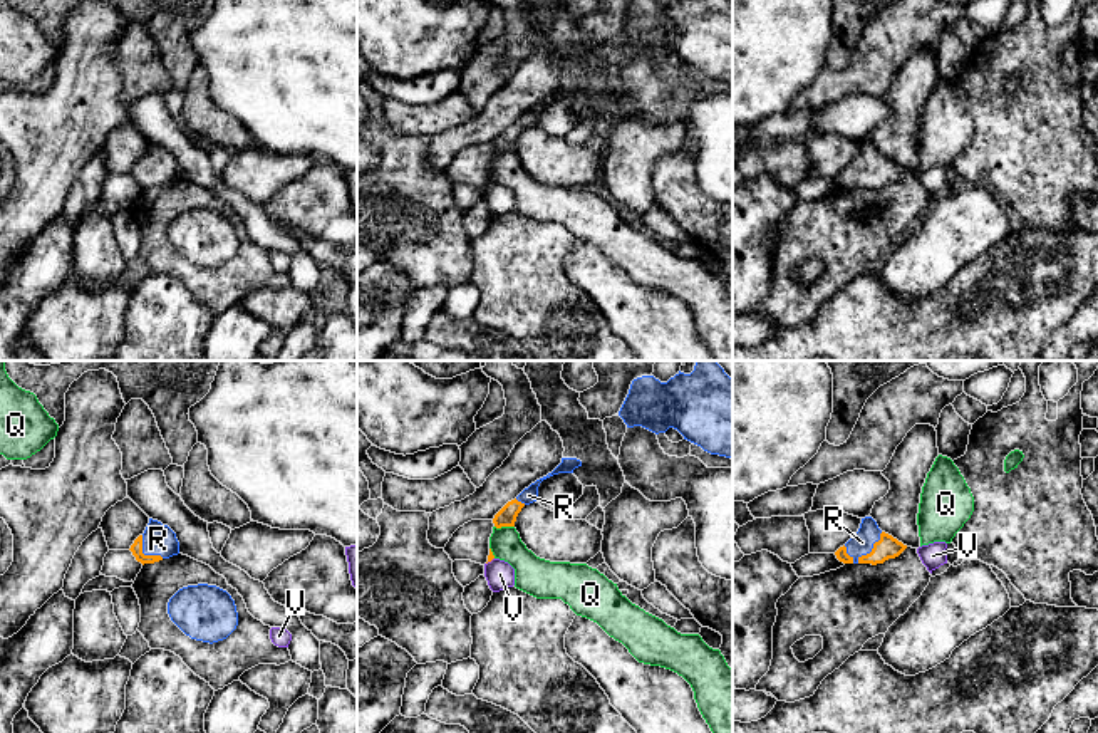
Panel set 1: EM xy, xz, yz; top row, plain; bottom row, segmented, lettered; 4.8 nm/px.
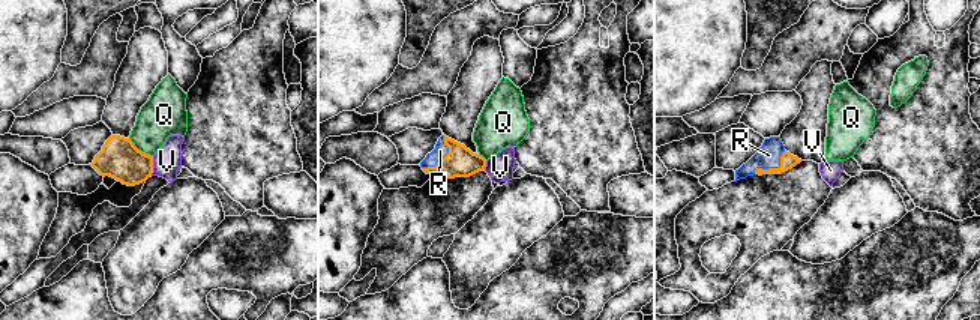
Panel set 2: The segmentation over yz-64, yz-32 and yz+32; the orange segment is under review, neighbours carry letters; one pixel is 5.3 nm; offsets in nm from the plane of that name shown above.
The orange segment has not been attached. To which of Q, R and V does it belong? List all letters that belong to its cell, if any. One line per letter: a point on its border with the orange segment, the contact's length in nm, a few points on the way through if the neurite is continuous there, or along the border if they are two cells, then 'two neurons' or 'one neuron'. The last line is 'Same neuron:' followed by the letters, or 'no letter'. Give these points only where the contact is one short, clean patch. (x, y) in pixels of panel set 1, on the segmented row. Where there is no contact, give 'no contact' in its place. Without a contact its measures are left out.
Q: xz (505, 525) | 100 nm | along xz (495, 525), (513, 527) | two neurons
R: yz (872, 549) | 200 nm | across yz (887, 547), (872, 549), (862, 542) | one neuron
V: xz (490, 561) | 50 nm | along xz (493, 557), (486, 564) | two neurons
Same neuron: R

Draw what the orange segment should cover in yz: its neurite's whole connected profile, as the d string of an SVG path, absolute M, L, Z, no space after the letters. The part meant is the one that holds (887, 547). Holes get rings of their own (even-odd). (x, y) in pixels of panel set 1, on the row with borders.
M872 517L862 518L858 532L835 555L843 564L883 564L899 557L907 545L882 532Z

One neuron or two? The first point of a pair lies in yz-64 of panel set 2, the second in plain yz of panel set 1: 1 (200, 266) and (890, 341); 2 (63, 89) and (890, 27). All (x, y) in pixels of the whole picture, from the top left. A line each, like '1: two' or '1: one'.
1: one
2: one

